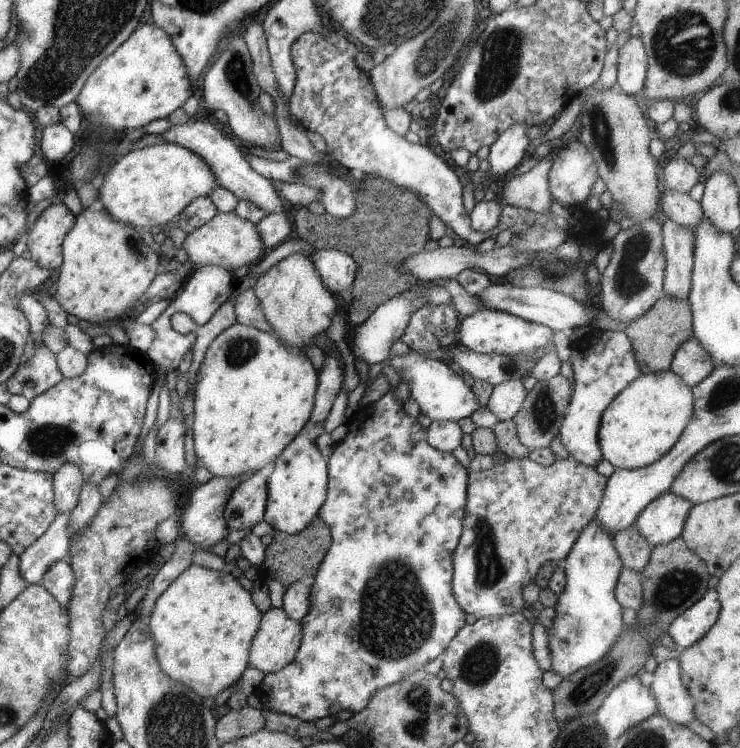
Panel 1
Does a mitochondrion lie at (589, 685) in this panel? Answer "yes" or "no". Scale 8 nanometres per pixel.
yes

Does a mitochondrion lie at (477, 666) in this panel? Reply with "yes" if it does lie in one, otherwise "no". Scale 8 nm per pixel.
yes

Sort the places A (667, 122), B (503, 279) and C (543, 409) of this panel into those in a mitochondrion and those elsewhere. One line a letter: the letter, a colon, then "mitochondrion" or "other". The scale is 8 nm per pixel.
A: other
B: other
C: mitochondrion

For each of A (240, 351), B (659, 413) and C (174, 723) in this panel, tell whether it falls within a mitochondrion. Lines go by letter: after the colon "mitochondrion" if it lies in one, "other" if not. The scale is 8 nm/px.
A: mitochondrion
B: other
C: mitochondrion

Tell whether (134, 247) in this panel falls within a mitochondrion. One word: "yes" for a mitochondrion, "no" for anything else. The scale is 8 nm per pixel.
yes

